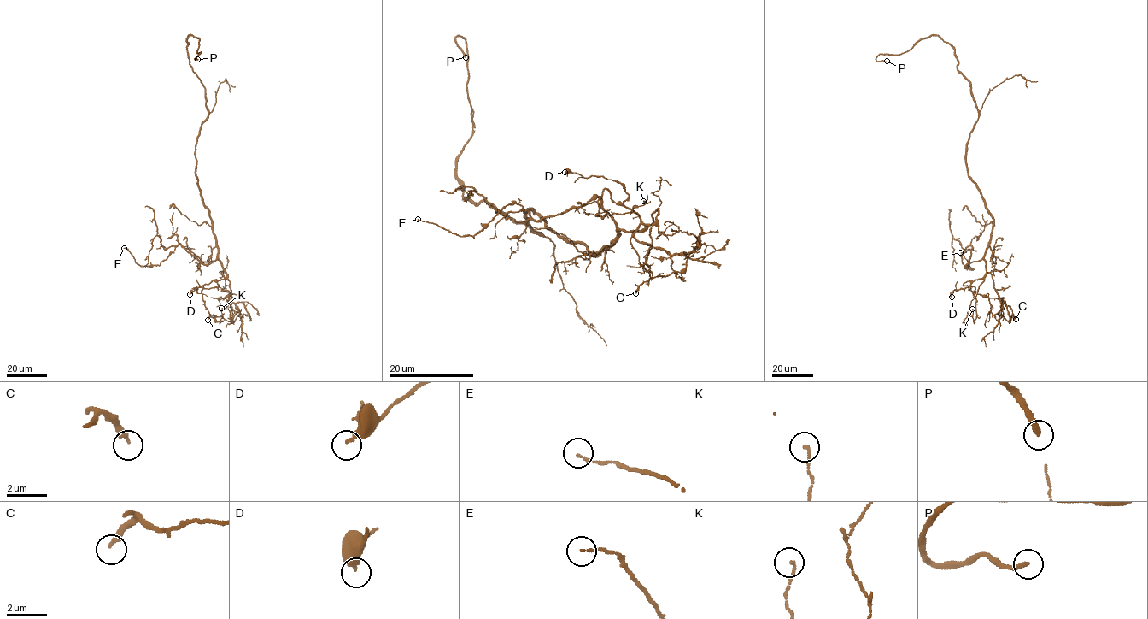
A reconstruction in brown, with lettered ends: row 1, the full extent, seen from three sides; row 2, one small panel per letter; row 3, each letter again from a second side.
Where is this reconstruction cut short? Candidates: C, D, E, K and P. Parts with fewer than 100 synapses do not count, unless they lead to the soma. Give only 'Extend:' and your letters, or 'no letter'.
Extend: P

